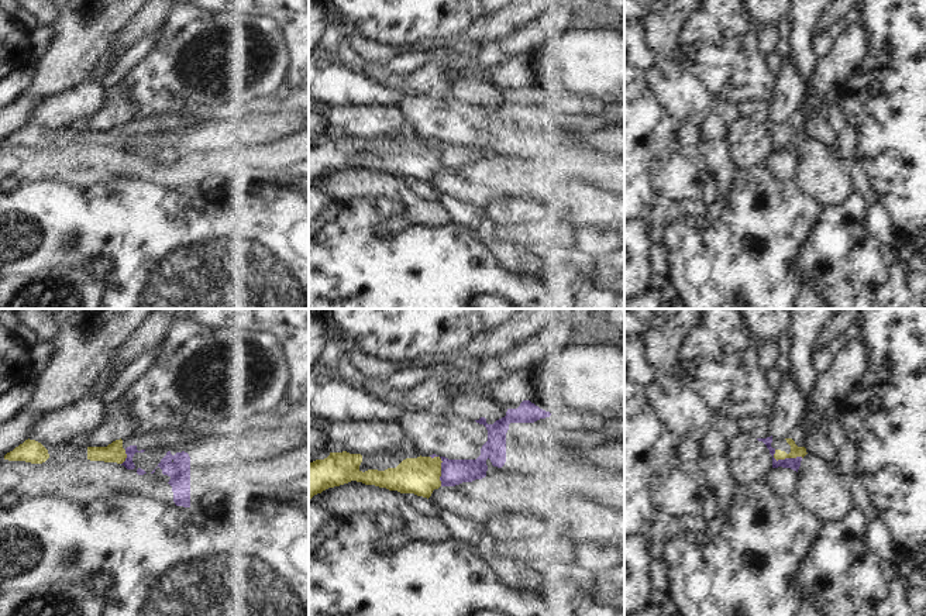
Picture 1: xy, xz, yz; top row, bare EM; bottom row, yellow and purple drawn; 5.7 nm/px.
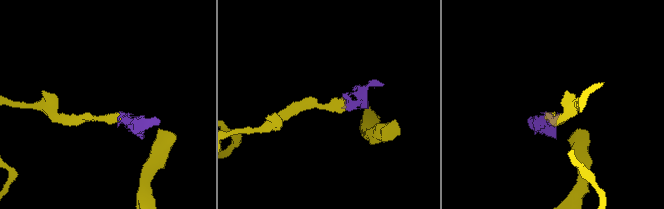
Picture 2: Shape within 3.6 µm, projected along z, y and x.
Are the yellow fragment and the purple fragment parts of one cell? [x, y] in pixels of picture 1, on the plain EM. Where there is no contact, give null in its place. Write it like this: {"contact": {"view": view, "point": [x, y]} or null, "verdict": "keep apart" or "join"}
{"contact": {"view": "xz", "point": [440, 151]}, "verdict": "keep apart"}

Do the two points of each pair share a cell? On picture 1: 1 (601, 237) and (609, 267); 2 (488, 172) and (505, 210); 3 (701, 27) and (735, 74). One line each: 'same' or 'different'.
1: different
2: different
3: same

